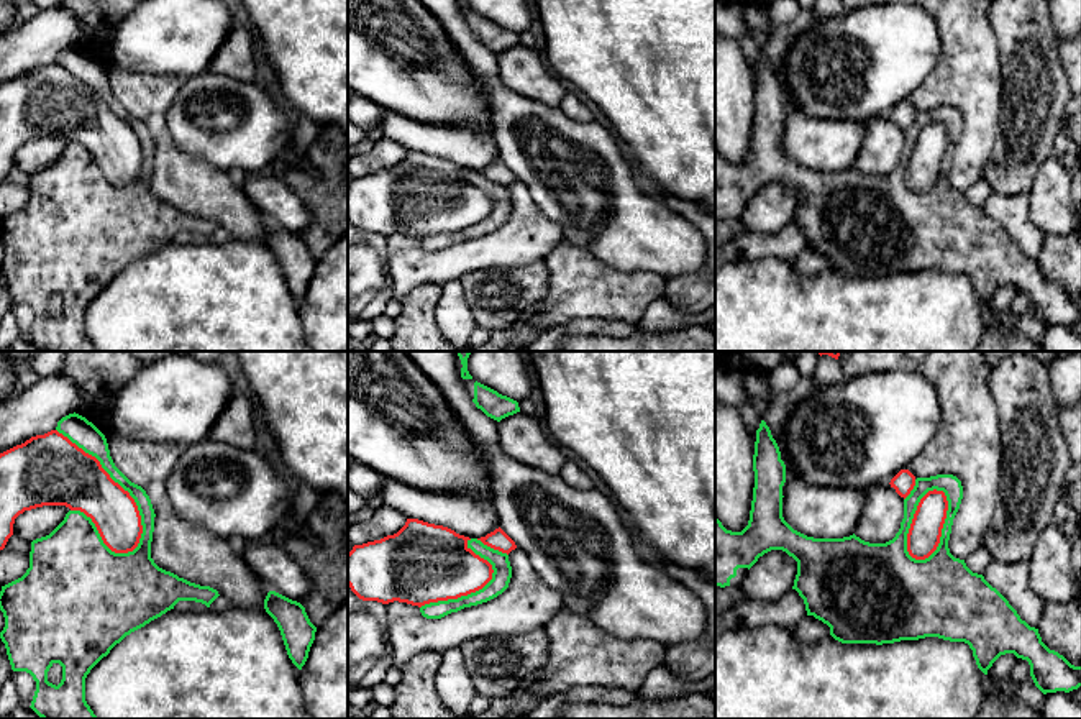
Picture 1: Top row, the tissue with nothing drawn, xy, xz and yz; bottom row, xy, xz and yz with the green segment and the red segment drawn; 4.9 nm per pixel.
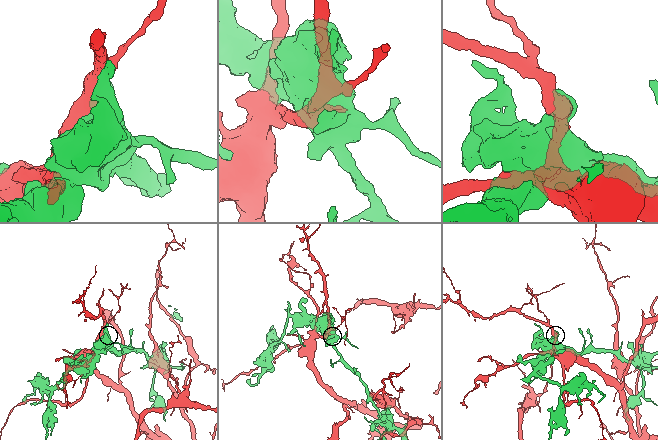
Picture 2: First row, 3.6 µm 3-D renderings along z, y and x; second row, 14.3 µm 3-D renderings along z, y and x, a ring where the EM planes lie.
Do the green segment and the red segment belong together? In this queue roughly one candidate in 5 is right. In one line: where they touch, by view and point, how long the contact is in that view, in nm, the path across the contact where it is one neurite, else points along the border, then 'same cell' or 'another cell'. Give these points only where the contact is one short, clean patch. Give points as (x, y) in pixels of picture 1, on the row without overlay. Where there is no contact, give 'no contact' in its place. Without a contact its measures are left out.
xy (120, 117) | 700 nm | another cell

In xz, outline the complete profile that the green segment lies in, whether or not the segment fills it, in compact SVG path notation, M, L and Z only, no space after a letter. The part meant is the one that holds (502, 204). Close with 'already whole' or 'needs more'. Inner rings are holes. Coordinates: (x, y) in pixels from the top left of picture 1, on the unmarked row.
M477 171L468 172L468 181L471 181L476 187L487 192L492 197L492 212L479 223L471 225L468 228L461 228L458 231L430 235L420 240L420 245L426 251L441 251L451 245L458 245L464 240L477 238L487 235L499 227L502 227L510 215L512 199L509 194L509 187L499 182L494 182L484 177Z | already whole

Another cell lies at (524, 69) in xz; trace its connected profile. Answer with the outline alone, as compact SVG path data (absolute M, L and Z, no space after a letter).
M523 44L499 54L499 76L505 87L550 107L559 107L566 95L545 56Z

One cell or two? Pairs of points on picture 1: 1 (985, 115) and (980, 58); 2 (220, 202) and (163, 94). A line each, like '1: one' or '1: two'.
1: one
2: one

